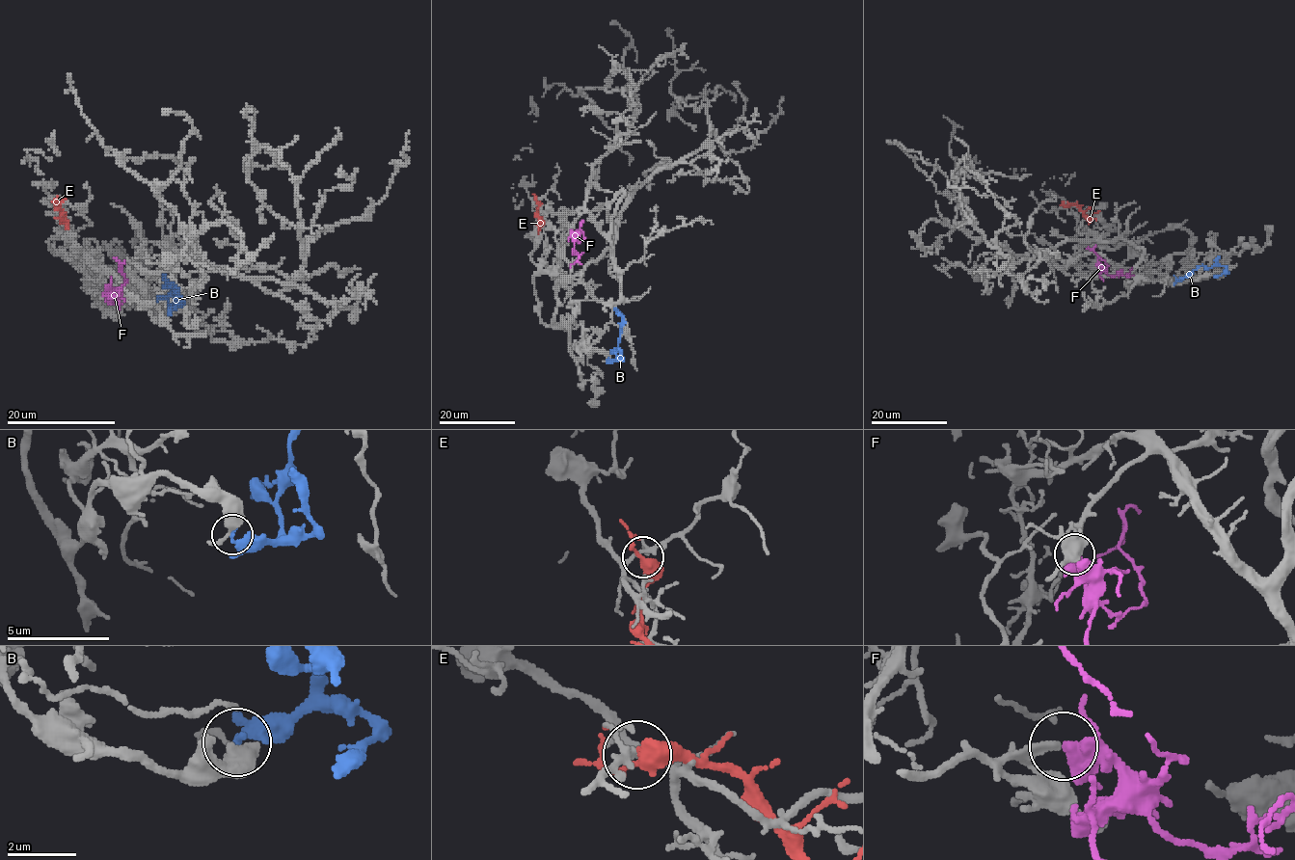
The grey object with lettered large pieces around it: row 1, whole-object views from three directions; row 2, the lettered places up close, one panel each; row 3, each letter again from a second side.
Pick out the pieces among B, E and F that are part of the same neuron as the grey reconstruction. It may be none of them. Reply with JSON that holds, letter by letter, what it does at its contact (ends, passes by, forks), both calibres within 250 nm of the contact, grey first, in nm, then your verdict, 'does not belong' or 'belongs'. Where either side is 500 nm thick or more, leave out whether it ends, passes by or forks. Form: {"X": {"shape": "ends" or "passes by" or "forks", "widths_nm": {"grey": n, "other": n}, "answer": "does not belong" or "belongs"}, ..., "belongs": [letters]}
{"B": {"shape": "ends", "widths_nm": {"grey": 440, "other": 300}, "answer": "does not belong"}, "E": {"shape": "passes by", "widths_nm": {"grey": 160, "other": 420}, "answer": "does not belong"}, "F": {"shape": "passes by", "widths_nm": {"grey": 240, "other": 400}, "answer": "belongs"}, "belongs": ["F"]}

